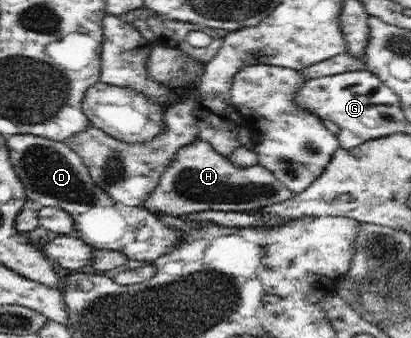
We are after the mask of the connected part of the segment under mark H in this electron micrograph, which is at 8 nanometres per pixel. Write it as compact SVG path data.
M198 139L178 150L175 160L169 165L168 169L165 169L158 186L154 188L143 207L153 213L158 211L159 213L178 216L206 210L257 213L266 206L288 201L291 197L294 197L294 194L279 179L276 179L276 176L269 169L262 167L260 164L252 167L236 167L226 156L220 155L214 150L210 143Z

